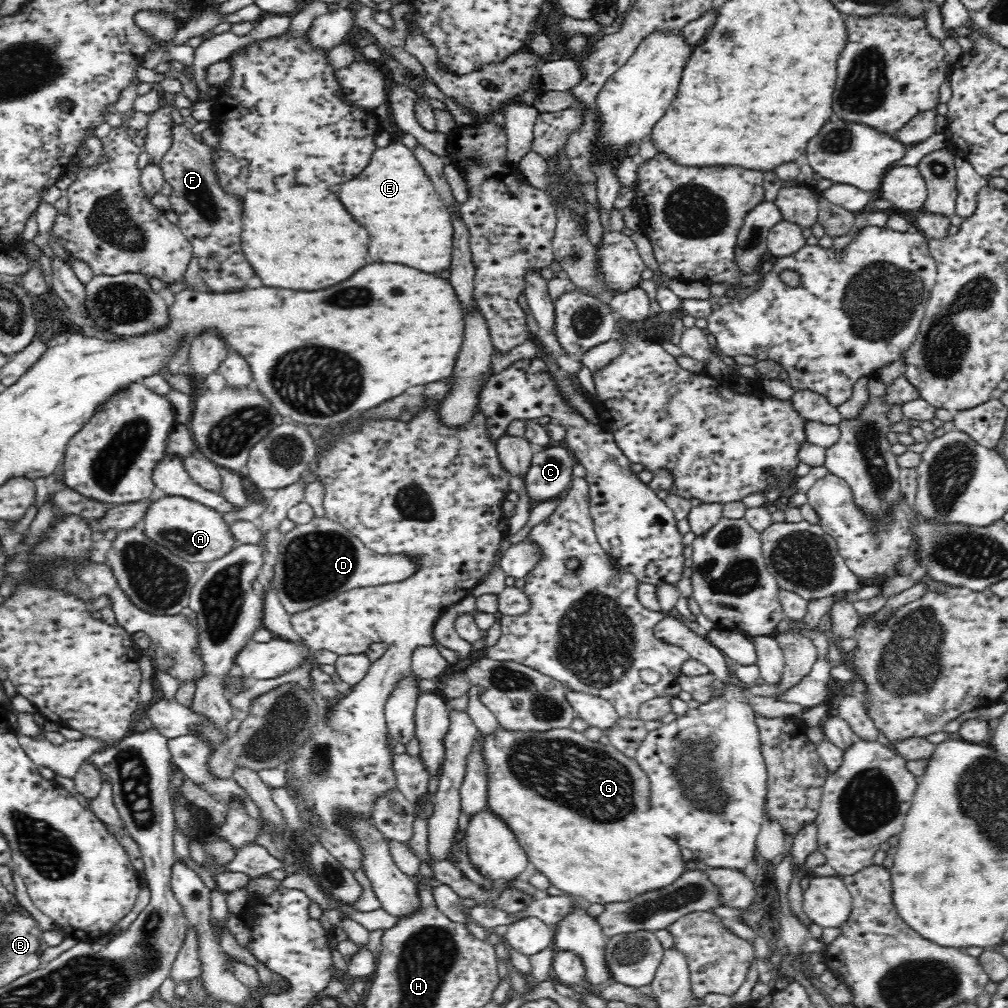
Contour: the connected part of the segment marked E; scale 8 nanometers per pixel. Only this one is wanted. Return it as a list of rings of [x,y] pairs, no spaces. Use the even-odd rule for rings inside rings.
[[[391,140],[385,148],[375,148],[370,162],[372,164],[360,174],[360,178],[356,178],[354,182],[346,182],[346,186],[340,186],[338,190],[338,200],[342,202],[342,206],[354,216],[358,224],[366,224],[372,236],[368,246],[370,256],[382,262],[414,266],[422,272],[438,272],[442,268],[448,270],[452,254],[451,216],[413,150],[399,140]]]

